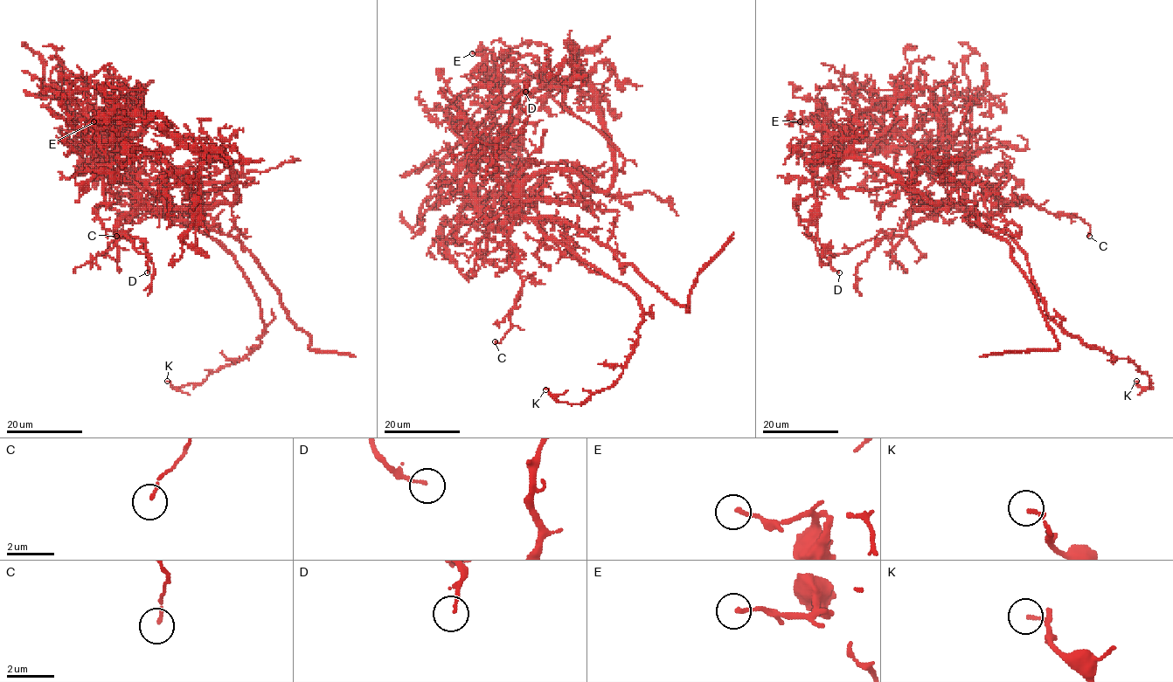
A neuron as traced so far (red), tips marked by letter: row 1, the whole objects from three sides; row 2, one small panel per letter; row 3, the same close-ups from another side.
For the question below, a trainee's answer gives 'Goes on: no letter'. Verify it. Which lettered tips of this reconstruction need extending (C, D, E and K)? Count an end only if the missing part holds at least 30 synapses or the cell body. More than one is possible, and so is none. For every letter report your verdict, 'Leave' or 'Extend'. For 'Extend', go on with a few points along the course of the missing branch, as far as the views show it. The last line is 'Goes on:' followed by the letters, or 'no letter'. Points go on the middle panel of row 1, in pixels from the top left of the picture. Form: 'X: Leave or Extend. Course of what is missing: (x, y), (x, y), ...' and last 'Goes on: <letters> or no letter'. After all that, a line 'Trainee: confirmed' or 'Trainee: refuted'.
C: Leave
D: Leave
E: Leave
K: Leave
Goes on: no letter
Trainee: confirmed

